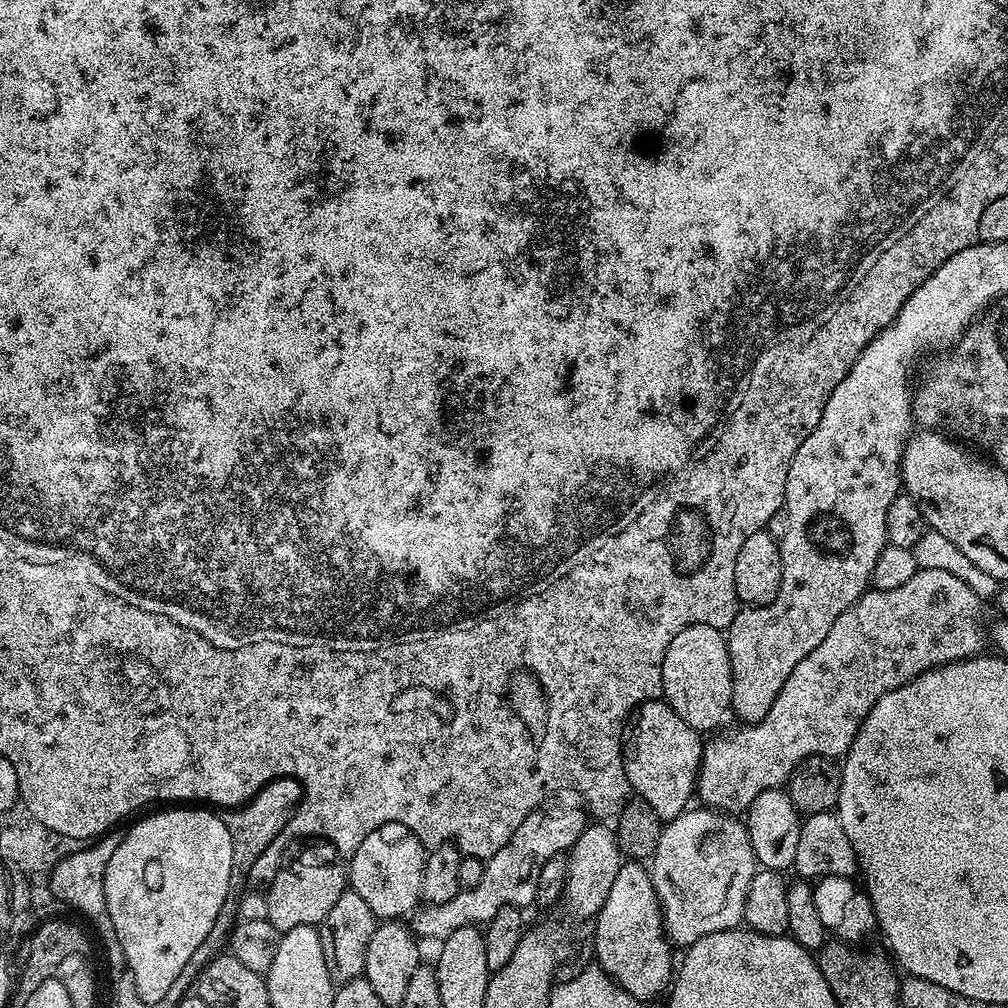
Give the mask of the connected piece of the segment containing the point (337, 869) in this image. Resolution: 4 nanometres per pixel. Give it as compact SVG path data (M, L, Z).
M296 860L293 864L285 863L275 878L267 885L266 897L269 904L267 920L281 934L294 930L294 926L318 926L330 914L334 902L342 898L346 890L346 868L340 864L331 864L328 860Z

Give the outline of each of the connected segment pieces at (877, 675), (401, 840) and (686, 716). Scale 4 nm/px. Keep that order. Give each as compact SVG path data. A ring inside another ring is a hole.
M921 568L916 571L914 578L910 578L910 582L897 586L895 590L869 590L865 592L858 598L858 602L854 602L849 608L842 610L842 614L838 614L838 618L834 618L834 626L830 630L830 634L826 634L826 638L822 638L822 642L818 642L818 646L814 650L810 650L806 654L806 658L802 658L802 662L798 662L798 666L794 666L790 678L786 678L786 682L778 694L778 698L774 698L774 706L770 706L766 718L755 721L751 726L741 727L744 728L741 732L732 732L729 736L720 736L724 734L713 735L709 739L713 740L704 744L704 755L700 758L700 771L696 777L696 792L699 803L729 814L740 814L752 805L754 798L758 798L758 794L762 790L787 785L788 777L800 765L801 760L807 760L809 756L843 757L847 753L848 747L854 742L861 722L874 706L874 702L878 702L878 698L882 698L882 694L910 682L922 672L940 667L941 664L953 664L956 660L969 660L971 656L979 656L985 651L984 638L986 642L986 632L985 629L984 632L980 629L980 624L976 621L980 616L980 604L982 604L981 597L976 596L974 590L970 590L970 586L966 586L966 582L962 582L960 578L954 578L954 574L946 574L946 570Z
M387 824L378 826L370 834L366 834L366 842L358 846L358 850L351 853L352 868L350 864L350 888L358 894L358 898L366 901L366 906L377 918L384 922L396 922L409 914L415 913L421 903L420 891L422 890L422 870L426 849L416 835L406 826L401 824Z
M691 624L682 630L682 634L674 634L674 642L666 646L666 658L662 658L662 690L664 703L672 707L674 714L678 714L686 726L701 734L723 729L720 727L724 719L732 712L732 659L727 635L721 629L705 624Z

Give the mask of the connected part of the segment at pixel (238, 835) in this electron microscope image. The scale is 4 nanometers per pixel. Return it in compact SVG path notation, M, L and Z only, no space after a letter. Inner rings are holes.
M282 776L279 780L271 780L270 783L264 785L248 803L223 813L226 830L230 830L230 842L234 846L234 862L230 866L230 890L226 894L226 902L222 902L222 910L218 910L218 918L214 918L214 926L210 926L210 934L206 934L206 939L200 943L198 950L190 954L186 967L180 971L178 978L174 978L174 986L170 993L173 1001L177 1002L189 995L190 989L202 974L202 970L214 957L221 955L227 949L228 936L239 917L240 897L246 892L244 884L249 883L248 871L267 848L273 847L280 840L280 832L283 828L287 828L301 799L300 781L292 776Z

